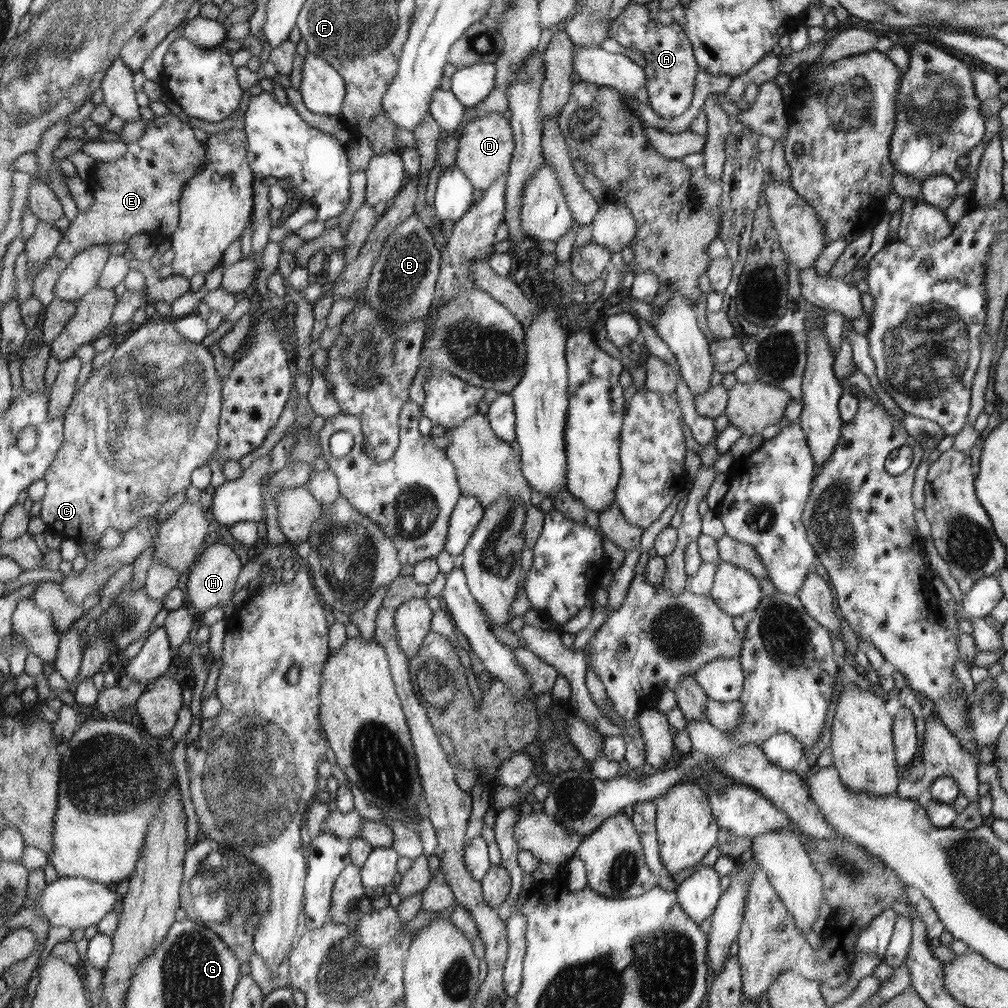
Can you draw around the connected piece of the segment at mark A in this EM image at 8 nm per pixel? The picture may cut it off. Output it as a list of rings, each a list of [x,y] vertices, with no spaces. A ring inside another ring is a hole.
[[[632,3],[614,19],[608,30],[609,38],[627,50],[642,52],[646,60],[645,70],[650,107],[664,120],[674,120],[688,110],[694,90],[694,76],[698,72],[690,38],[677,22],[670,25],[652,22],[648,5]]]

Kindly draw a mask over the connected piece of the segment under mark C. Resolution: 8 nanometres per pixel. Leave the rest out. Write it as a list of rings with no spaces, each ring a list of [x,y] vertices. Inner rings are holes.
[[[147,320],[135,327],[134,333],[118,345],[112,359],[94,373],[91,372],[84,385],[73,395],[64,414],[63,444],[43,479],[46,482],[46,493],[42,498],[40,519],[44,520],[51,532],[63,539],[74,540],[79,544],[92,544],[98,550],[101,549],[99,541],[108,528],[116,528],[122,534],[144,519],[157,519],[160,505],[174,495],[181,496],[182,493],[192,492],[192,484],[196,484],[192,476],[200,472],[200,467],[212,464],[219,439],[219,418],[222,416],[222,380],[224,376],[220,376],[220,368],[216,368],[216,352],[212,352],[211,346],[205,347],[188,340],[180,334],[173,322]],[[138,500],[140,505],[134,507],[134,502]]]

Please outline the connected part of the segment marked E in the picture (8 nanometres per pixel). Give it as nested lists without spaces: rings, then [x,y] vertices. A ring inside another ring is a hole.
[[[169,113],[166,116],[155,117],[146,126],[142,137],[138,141],[127,145],[126,152],[122,158],[112,162],[97,161],[92,170],[92,174],[96,178],[93,206],[88,210],[79,210],[74,221],[70,222],[68,229],[61,232],[62,239],[56,254],[49,260],[49,264],[44,266],[43,270],[38,271],[34,277],[33,296],[46,309],[56,299],[56,294],[54,294],[55,284],[60,278],[62,271],[79,252],[92,245],[128,242],[134,234],[140,234],[140,232],[152,237],[157,245],[172,239],[173,232],[179,225],[179,200],[182,189],[205,166],[205,160],[207,160],[207,146],[196,138],[189,124],[184,124],[174,114]]]

